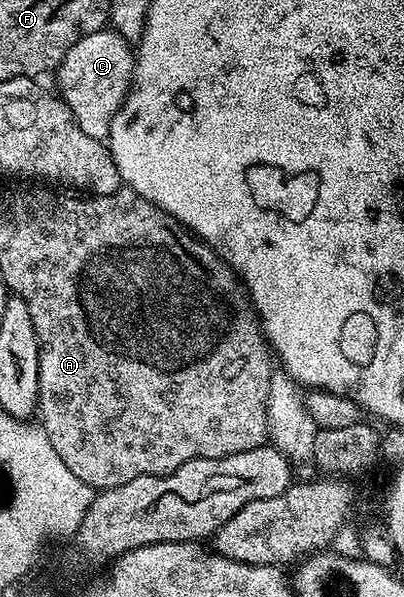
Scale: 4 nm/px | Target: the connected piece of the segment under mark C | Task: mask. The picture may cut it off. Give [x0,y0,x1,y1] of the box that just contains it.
[55,27,136,141]

